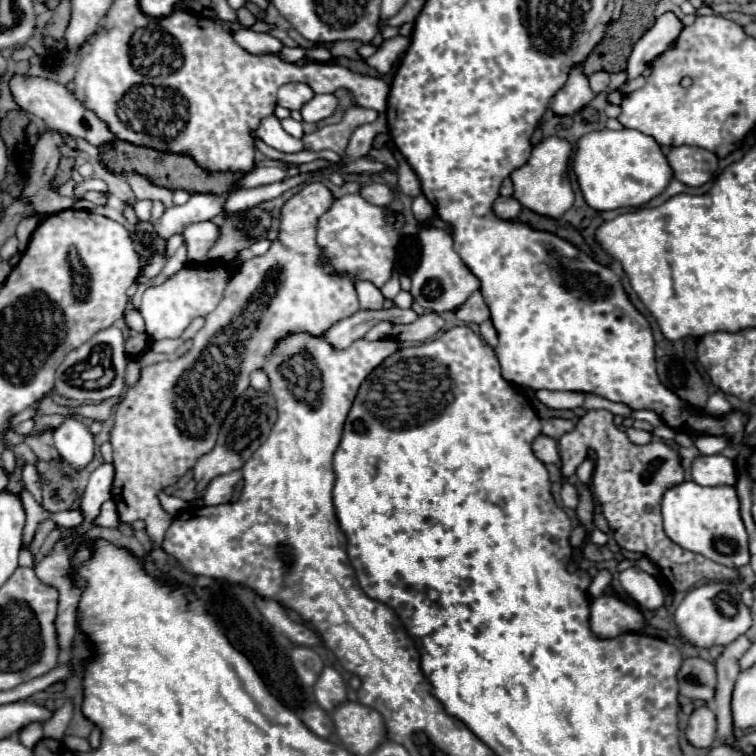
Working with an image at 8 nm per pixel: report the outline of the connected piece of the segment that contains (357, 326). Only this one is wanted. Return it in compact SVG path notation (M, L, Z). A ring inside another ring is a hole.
M392 308L392 310L358 310L358 314L352 314L350 318L344 318L342 322L336 322L326 332L326 338L330 340L332 346L342 350L342 348L350 346L354 340L362 338L380 320L392 320L394 324L410 324L418 318L418 314L412 308L404 312L404 322L398 322L400 316L402 314L400 314L398 308Z

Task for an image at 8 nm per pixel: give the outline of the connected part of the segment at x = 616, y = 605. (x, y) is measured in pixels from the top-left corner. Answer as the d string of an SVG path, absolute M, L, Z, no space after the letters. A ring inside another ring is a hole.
M602 594L592 600L590 626L600 638L616 638L624 632L640 632L644 624L644 614L614 594Z

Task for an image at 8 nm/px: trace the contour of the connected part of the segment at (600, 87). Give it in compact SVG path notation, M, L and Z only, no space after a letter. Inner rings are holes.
M594 72L590 76L590 86L592 90L598 94L598 92L604 92L608 88L608 82L610 82L610 76L606 72Z

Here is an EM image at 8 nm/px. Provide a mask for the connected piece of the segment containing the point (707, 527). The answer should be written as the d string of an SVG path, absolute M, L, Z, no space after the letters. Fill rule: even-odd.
M682 482L664 494L662 516L666 536L678 546L730 568L740 568L750 562L748 534L740 518L740 500L736 488L706 488L698 486L696 482Z

